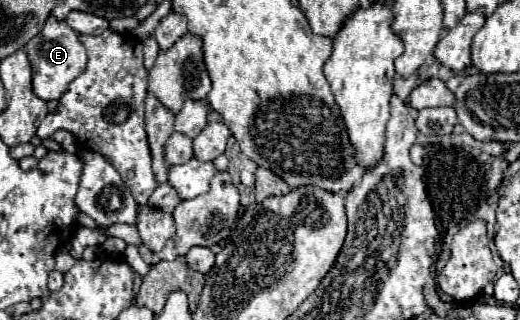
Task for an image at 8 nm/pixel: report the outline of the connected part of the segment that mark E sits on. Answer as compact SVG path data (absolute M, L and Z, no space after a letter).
M50 16L42 28L42 32L38 36L34 36L28 44L28 58L32 64L32 86L34 86L34 94L42 100L58 100L62 96L62 92L66 90L66 86L84 72L86 68L86 48L80 42L78 32L74 32L64 20L58 20L54 16Z

